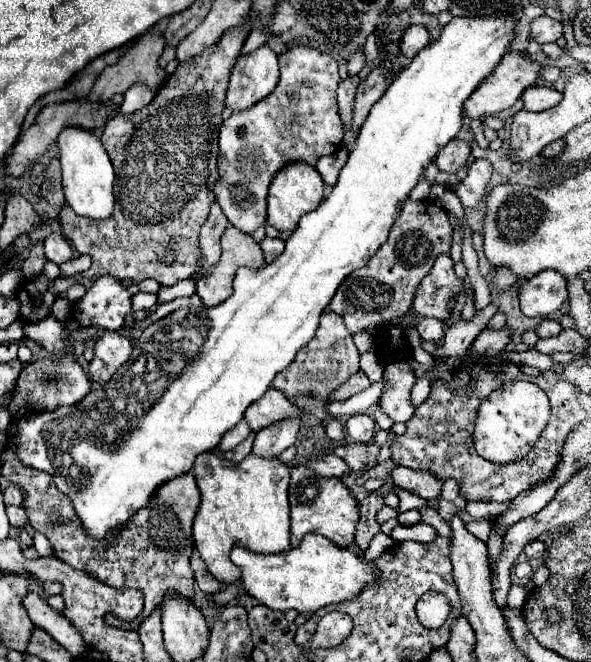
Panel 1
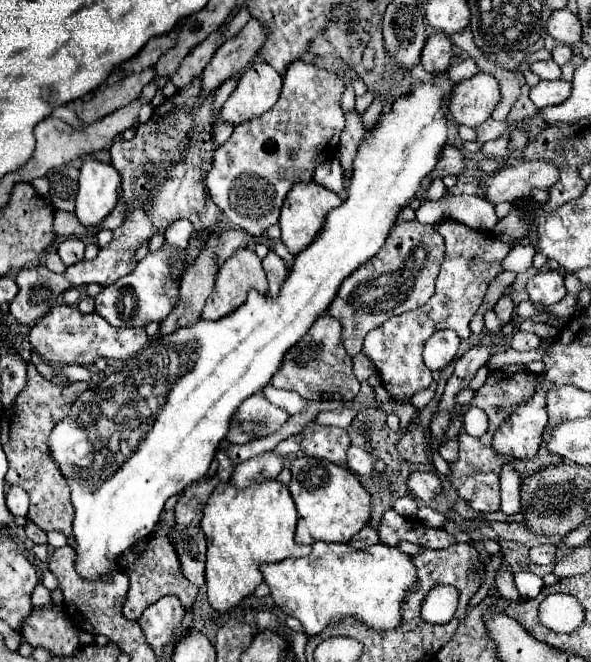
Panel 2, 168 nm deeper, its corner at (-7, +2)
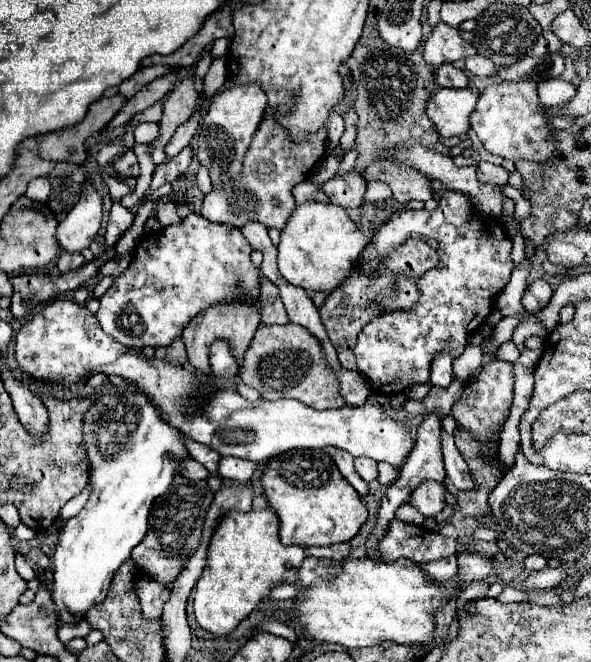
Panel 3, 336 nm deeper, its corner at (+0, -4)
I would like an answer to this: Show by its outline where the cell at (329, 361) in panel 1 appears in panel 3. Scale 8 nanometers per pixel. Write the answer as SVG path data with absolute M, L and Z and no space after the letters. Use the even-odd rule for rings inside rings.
M297 324L261 326L247 348L239 376L243 384L255 388L265 400L295 398L315 410L345 406L335 384L335 372L327 368L319 340Z

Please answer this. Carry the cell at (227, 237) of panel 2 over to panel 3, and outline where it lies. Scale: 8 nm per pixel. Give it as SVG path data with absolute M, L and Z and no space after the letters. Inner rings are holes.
M189 214L185 218L181 218L177 224L171 224L171 226L165 226L161 232L157 232L155 236L145 236L139 240L139 244L135 246L135 252L133 252L133 260L129 264L129 268L125 272L121 272L113 286L101 296L101 306L99 306L99 312L97 312L97 320L101 324L101 328L105 330L105 334L113 336L117 342L129 346L129 348L139 348L143 350L145 346L151 346L151 348L167 348L171 346L171 342L181 336L183 328L197 316L201 314L203 310L207 310L209 306L217 306L217 304L233 304L233 302L249 302L249 304L257 304L259 302L259 284L261 284L261 272L259 268L253 266L251 262L251 246L247 244L245 236L241 234L241 230L237 228L231 228L231 226L225 226L225 224L215 224L215 222L209 222L207 218L203 218L201 214Z

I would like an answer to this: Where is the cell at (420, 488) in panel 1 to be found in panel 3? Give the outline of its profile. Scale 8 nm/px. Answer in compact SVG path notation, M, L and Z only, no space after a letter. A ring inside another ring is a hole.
M425 480L411 494L411 506L415 506L423 516L435 516L445 508L447 488L439 482Z

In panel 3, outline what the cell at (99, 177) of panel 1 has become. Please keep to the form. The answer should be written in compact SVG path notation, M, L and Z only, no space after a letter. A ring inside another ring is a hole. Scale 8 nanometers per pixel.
M83 184L81 200L73 206L67 218L57 226L57 242L65 252L81 252L89 248L99 232L103 214L101 194L91 186Z

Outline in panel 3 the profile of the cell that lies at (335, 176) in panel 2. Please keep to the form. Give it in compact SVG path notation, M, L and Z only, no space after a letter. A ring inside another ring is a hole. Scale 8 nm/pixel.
M303 180L301 184L297 184L295 188L293 188L293 198L295 198L295 202L297 202L297 206L299 204L303 204L303 202L327 202L329 198L325 196L325 192L321 190L321 188L317 188L313 182L309 182L309 180Z

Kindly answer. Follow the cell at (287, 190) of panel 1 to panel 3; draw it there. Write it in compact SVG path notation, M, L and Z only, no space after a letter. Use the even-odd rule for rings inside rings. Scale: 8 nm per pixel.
M305 202L293 210L287 226L281 232L279 272L293 286L301 286L307 292L329 294L351 276L361 250L375 234L375 230L377 226L373 226L365 234L357 230L353 220L341 206Z

